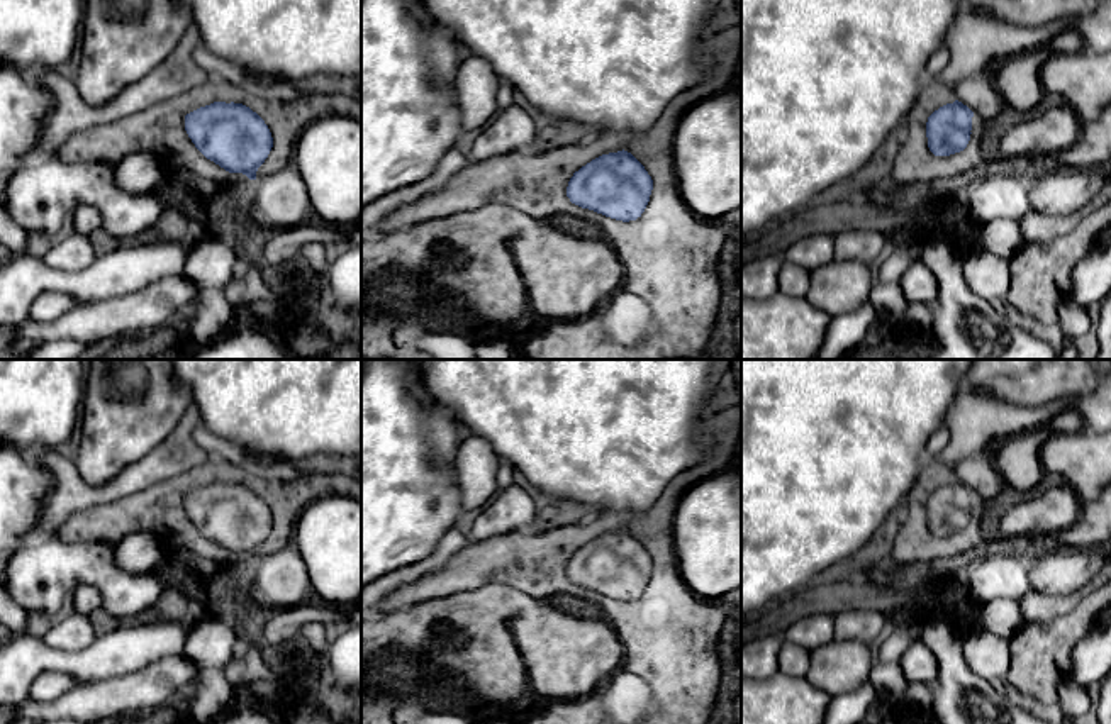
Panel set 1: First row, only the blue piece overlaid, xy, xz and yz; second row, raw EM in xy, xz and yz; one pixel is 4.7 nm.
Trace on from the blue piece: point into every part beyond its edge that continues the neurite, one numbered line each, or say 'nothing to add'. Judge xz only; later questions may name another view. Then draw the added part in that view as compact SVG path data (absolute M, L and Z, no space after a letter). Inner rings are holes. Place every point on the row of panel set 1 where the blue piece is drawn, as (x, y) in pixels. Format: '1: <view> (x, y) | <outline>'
1: xz (672, 258) | M741 24L709 34L704 47L723 59L719 71L707 81L672 98L646 132L600 132L589 144L570 144L546 153L514 151L499 158L470 161L438 192L390 214L382 229L392 232L429 219L478 209L490 202L507 203L533 219L548 219L558 214L587 219L602 229L604 239L614 248L624 266L624 276L616 293L629 292L643 298L651 310L653 331L634 348L616 343L606 331L611 304L607 300L599 304L594 312L575 319L553 320L541 332L521 336L517 343L519 359L702 359L726 292L723 266L734 226L719 219L707 220L689 209L677 178L673 141L678 119L685 110L721 92L741 88L741 76L738 75ZM622 149L631 153L653 180L645 212L636 220L622 222L572 203L567 197L567 187L573 173L602 154Z

